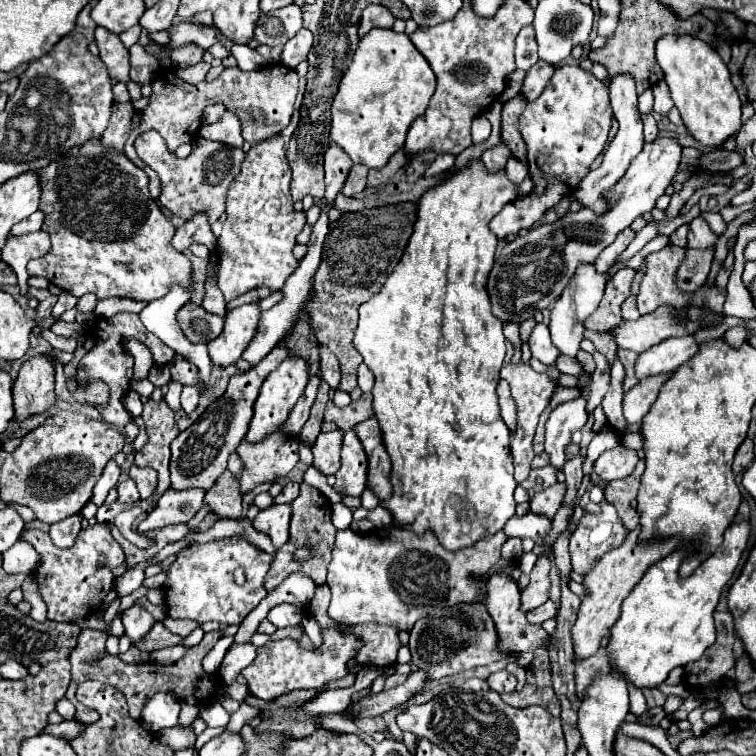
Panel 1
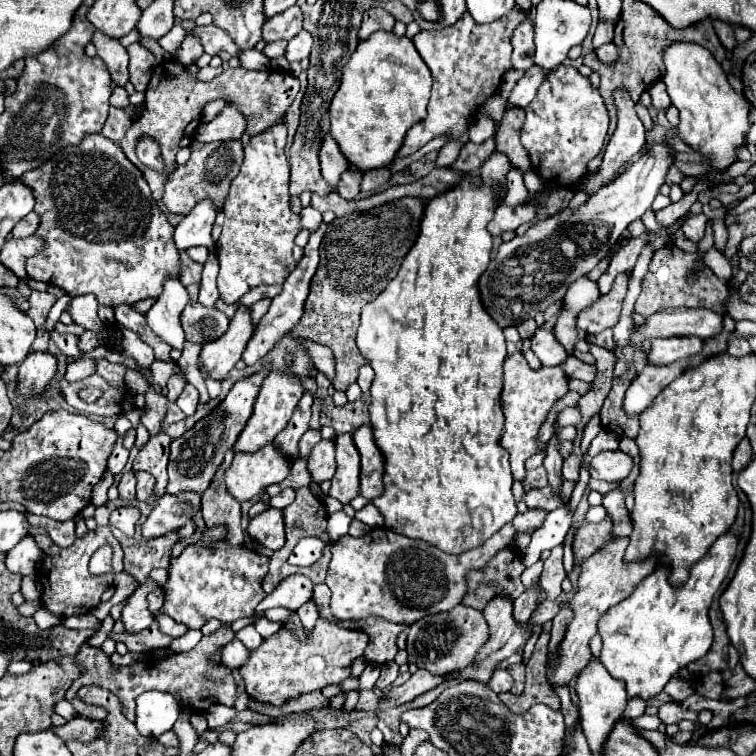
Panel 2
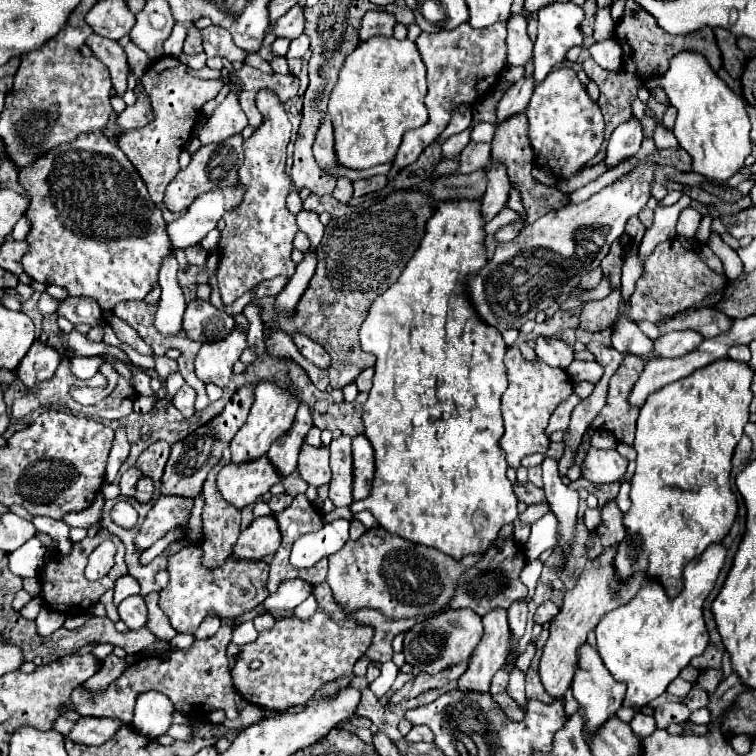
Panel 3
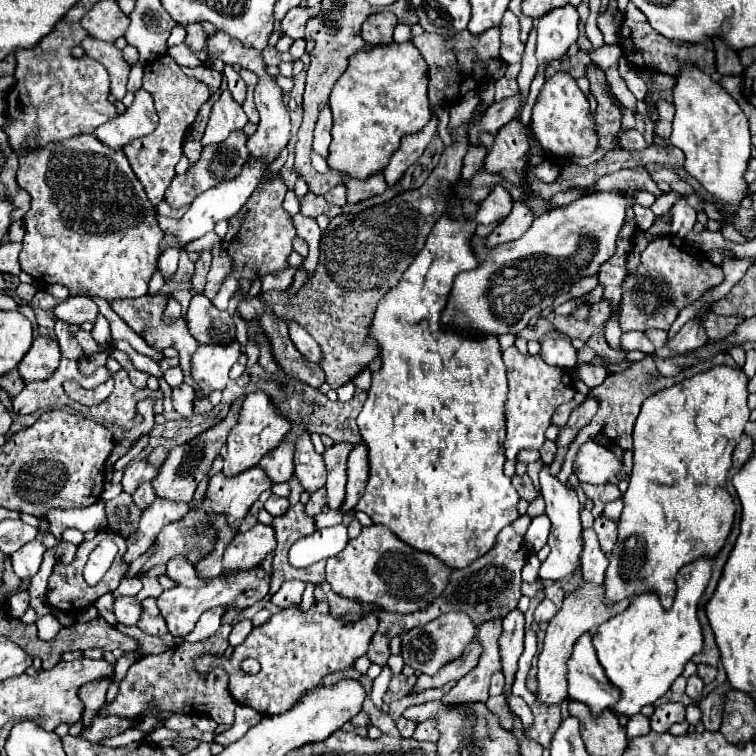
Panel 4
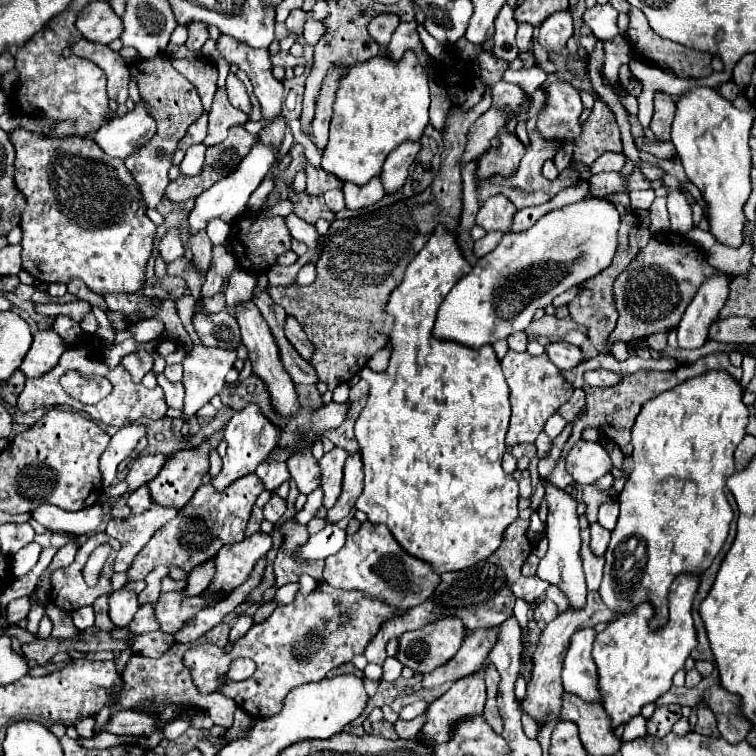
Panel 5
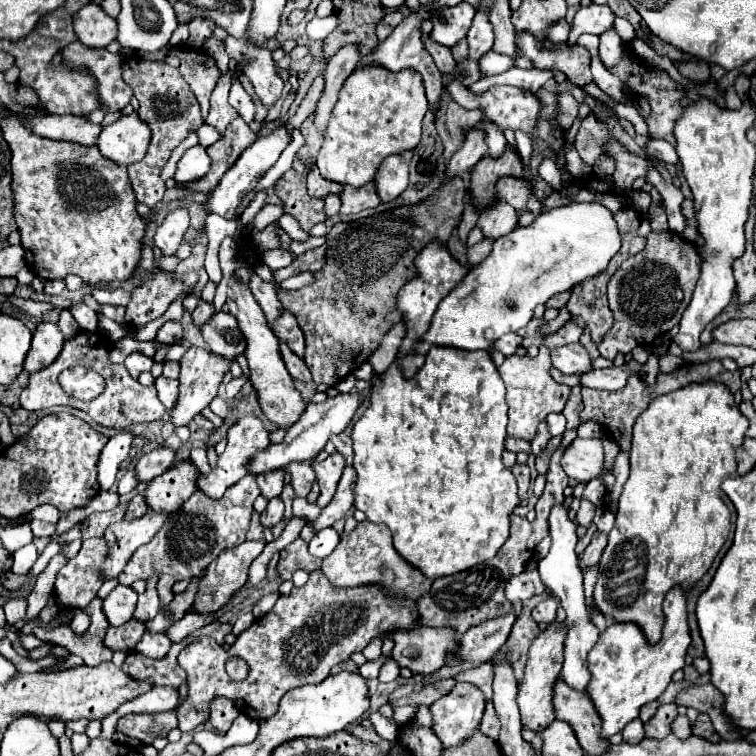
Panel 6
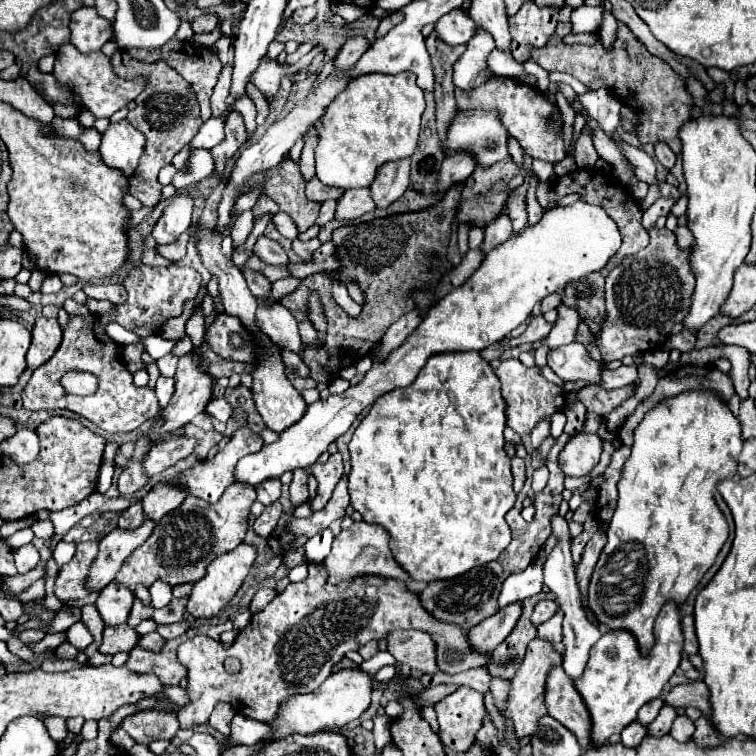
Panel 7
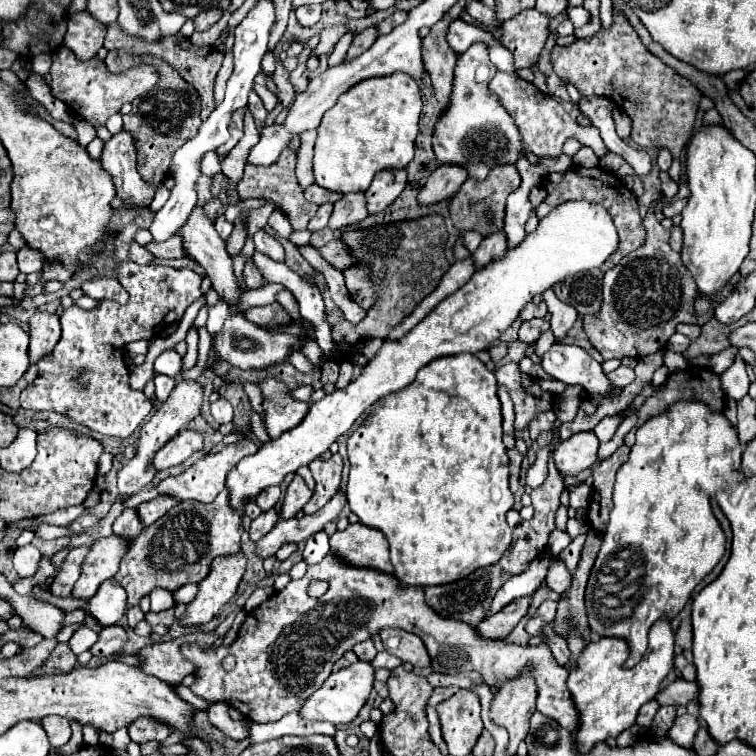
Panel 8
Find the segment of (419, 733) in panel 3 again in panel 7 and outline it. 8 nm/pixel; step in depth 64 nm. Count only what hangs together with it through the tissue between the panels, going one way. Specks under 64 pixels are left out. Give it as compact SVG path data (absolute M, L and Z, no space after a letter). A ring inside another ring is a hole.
M458 686L458 690L440 700L434 710L438 714L438 736L442 744L456 752L470 748L486 714L484 696L472 688Z

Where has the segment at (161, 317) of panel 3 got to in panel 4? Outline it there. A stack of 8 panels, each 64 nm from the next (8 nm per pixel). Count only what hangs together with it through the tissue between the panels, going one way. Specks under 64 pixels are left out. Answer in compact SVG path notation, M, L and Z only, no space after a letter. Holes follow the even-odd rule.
M168 248L168 250L164 250L164 252L160 254L158 270L160 270L160 274L162 274L164 282L172 280L174 272L178 270L178 254L180 254L180 250L178 250L178 248ZM168 294L166 296L166 308L164 308L162 320L164 320L164 324L172 324L178 318L182 318L182 306L180 306L180 302L172 294Z

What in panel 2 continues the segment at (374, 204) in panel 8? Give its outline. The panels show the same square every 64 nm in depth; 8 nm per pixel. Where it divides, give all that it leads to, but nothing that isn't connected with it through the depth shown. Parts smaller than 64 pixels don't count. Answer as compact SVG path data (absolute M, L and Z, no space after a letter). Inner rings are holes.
M514 6L506 16L490 24L478 24L468 12L464 12L456 24L442 30L420 30L412 38L416 50L434 76L434 86L428 102L428 116L408 130L398 156L414 154L438 136L450 134L450 140L458 140L468 132L474 114L492 94L498 92L502 76L512 68L510 38L514 34L514 26L524 20L528 20L528 14L520 6Z

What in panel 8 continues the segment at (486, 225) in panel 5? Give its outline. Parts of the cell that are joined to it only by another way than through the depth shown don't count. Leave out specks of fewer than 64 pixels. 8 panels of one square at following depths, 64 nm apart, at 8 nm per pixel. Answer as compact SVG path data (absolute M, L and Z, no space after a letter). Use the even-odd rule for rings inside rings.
M500 230L500 232L488 234L484 242L478 246L478 250L472 254L472 258L476 262L476 268L482 268L494 258L500 258L504 252L506 252L506 234Z

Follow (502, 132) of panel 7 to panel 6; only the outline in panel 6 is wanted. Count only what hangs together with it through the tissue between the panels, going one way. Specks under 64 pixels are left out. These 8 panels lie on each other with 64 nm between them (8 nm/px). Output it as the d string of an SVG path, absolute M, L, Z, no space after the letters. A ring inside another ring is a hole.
M486 124L484 128L486 128L486 136L488 136L486 140L488 140L490 154L492 154L494 158L498 158L498 156L504 152L504 148L506 148L506 138L504 138L502 130L500 130L498 126L494 126L494 124Z

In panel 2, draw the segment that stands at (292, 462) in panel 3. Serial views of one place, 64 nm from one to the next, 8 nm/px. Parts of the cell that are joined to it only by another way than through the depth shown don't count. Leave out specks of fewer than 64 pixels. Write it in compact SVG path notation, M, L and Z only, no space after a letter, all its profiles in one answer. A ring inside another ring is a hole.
M304 392L302 400L298 402L292 420L286 424L286 428L278 434L278 438L274 438L274 444L284 452L290 454L290 458L298 458L298 440L300 436L308 430L308 422L310 422L310 406L312 406L314 398L312 392Z

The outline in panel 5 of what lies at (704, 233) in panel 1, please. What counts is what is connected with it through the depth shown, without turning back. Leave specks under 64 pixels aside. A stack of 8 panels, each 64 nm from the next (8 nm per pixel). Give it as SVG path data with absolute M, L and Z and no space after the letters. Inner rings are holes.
M678 190L668 192L668 212L672 222L672 232L686 234L692 230L692 208L682 192Z

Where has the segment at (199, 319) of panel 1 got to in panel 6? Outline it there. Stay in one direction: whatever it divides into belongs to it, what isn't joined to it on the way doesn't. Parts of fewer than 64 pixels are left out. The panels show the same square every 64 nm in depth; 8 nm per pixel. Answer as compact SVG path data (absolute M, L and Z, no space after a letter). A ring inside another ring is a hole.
M216 312L206 324L200 328L206 344L216 354L222 354L224 358L236 358L240 352L246 350L246 342L242 332L238 330L238 322L230 312Z

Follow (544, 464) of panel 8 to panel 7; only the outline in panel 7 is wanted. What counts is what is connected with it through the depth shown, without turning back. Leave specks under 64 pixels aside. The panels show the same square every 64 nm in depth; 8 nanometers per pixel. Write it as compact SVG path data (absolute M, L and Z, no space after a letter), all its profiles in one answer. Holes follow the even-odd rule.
M546 466L534 470L534 476L532 476L532 490L534 490L534 494L542 492L542 488L546 486L546 480L548 480L548 470L546 470Z

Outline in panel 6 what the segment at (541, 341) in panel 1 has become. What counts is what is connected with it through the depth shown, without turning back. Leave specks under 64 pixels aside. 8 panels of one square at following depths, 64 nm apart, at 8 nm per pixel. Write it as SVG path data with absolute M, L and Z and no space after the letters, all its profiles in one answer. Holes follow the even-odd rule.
M564 344L558 348L552 348L552 366L564 374L588 372L590 362L592 360L582 344Z

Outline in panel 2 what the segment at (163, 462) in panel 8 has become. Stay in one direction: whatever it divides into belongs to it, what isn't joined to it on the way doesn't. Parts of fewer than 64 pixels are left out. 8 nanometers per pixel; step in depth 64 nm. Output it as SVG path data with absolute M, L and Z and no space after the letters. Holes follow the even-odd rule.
M126 472L122 474L120 482L118 482L118 492L120 492L120 500L122 502L132 502L134 498L134 490L136 490L136 478L134 472Z

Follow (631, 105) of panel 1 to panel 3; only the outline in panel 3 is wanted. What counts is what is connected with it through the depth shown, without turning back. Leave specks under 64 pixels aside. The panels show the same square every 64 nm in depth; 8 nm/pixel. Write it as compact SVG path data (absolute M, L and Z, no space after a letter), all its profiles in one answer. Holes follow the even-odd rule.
M636 116L622 122L608 140L608 152L606 152L606 160L604 160L606 166L612 168L612 166L620 164L622 160L630 158L632 154L636 154L642 140L644 140L644 132L642 132L642 124Z

